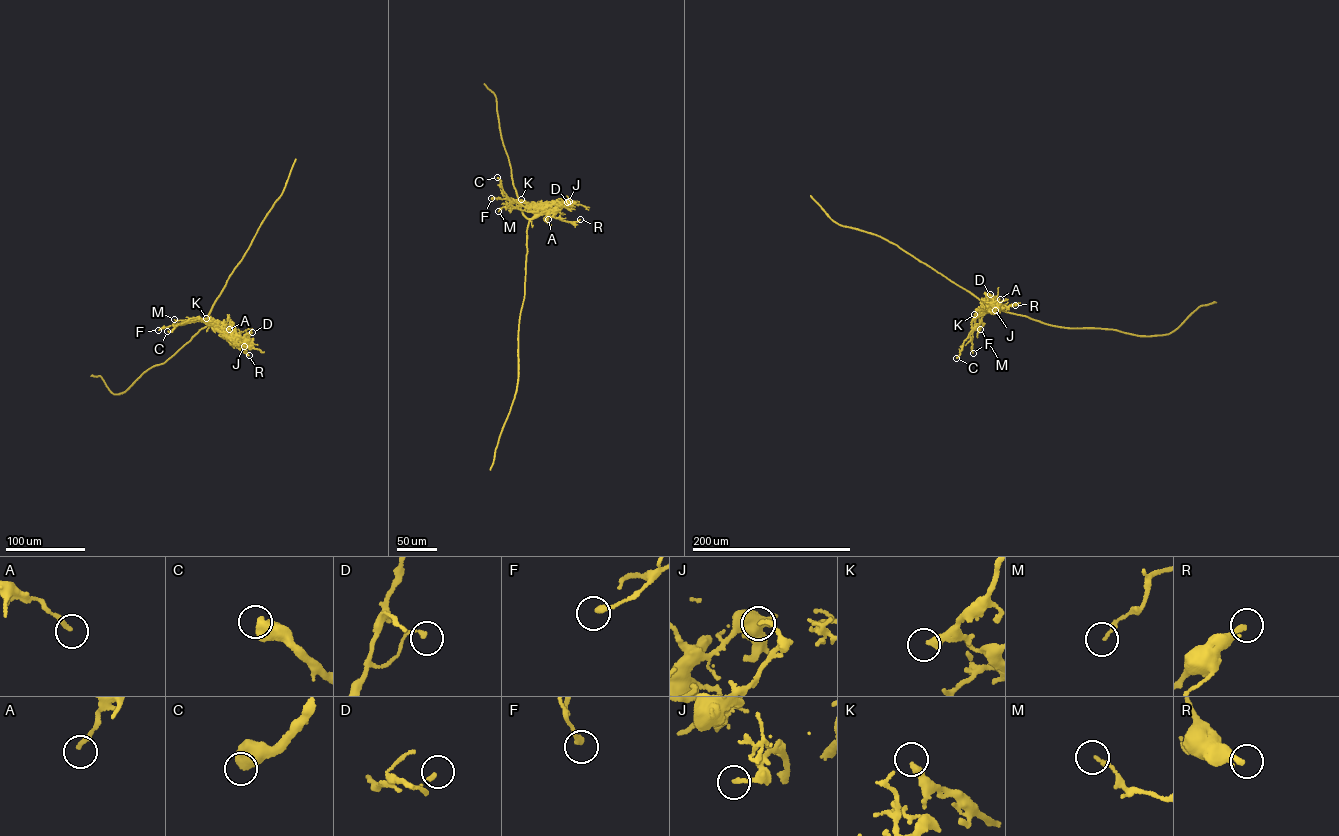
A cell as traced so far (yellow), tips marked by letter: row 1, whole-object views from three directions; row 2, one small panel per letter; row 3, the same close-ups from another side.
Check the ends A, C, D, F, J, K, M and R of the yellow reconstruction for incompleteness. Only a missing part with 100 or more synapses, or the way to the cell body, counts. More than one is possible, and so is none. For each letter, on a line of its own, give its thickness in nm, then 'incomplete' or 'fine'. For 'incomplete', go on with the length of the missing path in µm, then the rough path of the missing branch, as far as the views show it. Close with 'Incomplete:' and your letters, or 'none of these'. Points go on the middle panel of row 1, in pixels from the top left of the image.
A: 200 nm thick; fine
C: 600 nm thick; fine
D: 140 nm thick; fine
F: 240 nm thick; fine
J: 160 nm thick; fine
K: 320 nm thick; fine
M: 150 nm thick; fine
R: 300 nm thick; fine
Incomplete: none of these

